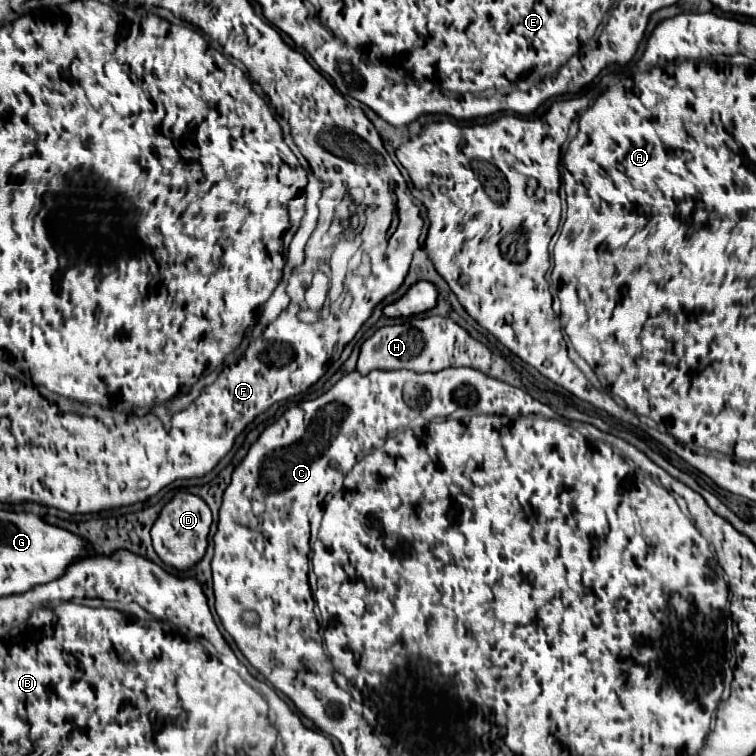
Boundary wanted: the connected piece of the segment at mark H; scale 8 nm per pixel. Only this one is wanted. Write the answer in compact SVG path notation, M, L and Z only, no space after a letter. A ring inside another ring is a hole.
M413 317L405 323L387 325L377 329L363 345L357 361L359 373L369 373L373 369L411 369L417 373L441 371L447 367L471 367L481 373L503 379L507 361L491 353L481 341L473 339L463 327L453 323L449 317Z

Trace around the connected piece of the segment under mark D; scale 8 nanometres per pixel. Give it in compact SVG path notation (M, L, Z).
M179 491L169 503L165 503L165 507L161 509L161 513L151 529L153 547L167 565L185 571L205 555L209 527L211 527L211 511L209 511L207 503L197 495Z

